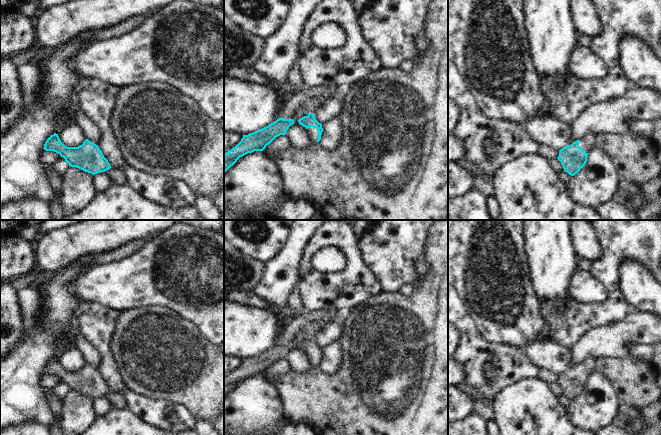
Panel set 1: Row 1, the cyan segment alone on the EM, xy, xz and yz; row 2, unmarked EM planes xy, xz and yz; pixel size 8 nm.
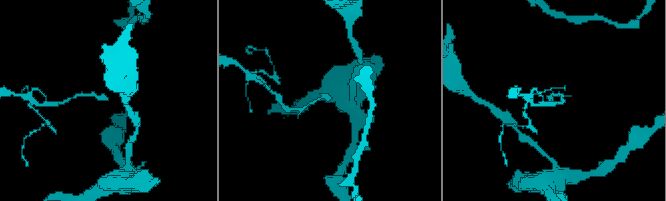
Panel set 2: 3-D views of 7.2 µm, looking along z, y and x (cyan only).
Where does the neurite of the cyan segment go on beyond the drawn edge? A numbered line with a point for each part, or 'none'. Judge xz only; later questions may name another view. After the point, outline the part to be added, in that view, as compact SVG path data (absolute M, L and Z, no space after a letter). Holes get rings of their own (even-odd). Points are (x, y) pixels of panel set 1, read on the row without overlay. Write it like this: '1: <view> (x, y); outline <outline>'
1: xz (312, 357); outline M308 352L307 353L307 362L311 365L311 367L315 367L318 363L318 354L316 352Z

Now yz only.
1: yz (589, 366); outline M589 358L579 366L579 371L586 377L589 377L597 368L597 360Z

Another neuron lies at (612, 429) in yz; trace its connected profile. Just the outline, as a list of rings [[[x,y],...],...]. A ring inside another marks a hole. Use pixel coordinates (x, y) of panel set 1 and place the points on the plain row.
[[[611,424],[608,427],[598,430],[597,435],[633,435],[624,429],[618,428],[616,425]]]

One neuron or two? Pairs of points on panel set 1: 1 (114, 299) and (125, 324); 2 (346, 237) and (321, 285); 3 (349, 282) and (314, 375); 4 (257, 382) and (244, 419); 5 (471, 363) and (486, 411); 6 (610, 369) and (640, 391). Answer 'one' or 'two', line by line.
1: two
2: one
3: two
4: one
5: two
6: one

